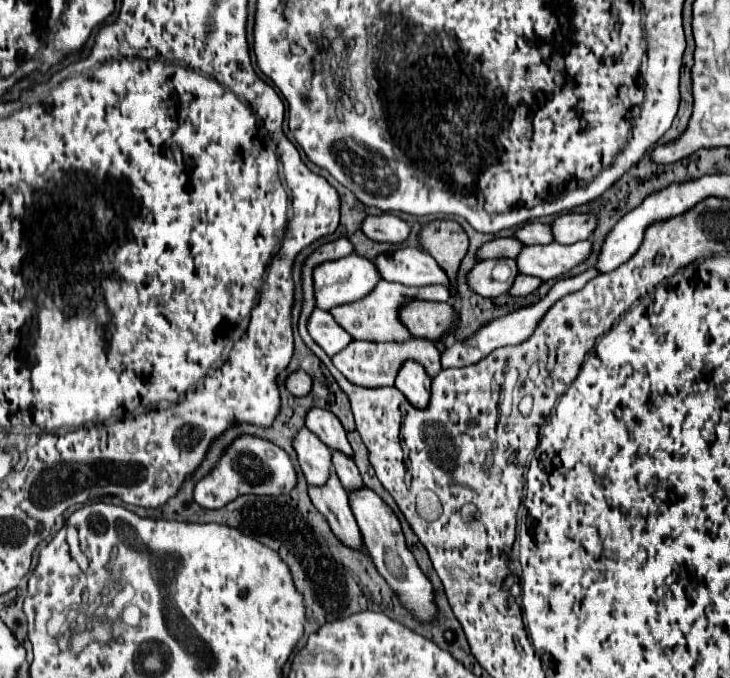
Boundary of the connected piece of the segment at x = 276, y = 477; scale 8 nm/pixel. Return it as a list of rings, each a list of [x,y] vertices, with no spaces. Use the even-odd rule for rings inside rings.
[[[241,434],[227,446],[227,450],[211,468],[211,472],[205,474],[195,484],[193,496],[195,502],[203,508],[223,508],[241,494],[277,496],[277,494],[287,494],[293,486],[295,486],[295,468],[287,452],[259,436]]]

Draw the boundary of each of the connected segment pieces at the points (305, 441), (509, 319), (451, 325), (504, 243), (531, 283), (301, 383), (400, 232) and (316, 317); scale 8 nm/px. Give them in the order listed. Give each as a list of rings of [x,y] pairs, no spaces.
[[[301,428],[295,434],[293,448],[307,484],[325,484],[331,472],[331,450],[307,428]]]
[[[585,270],[577,276],[571,276],[571,278],[563,278],[563,280],[557,280],[555,286],[535,304],[531,306],[525,306],[525,308],[519,308],[515,312],[509,312],[501,318],[495,318],[491,320],[489,324],[481,326],[473,336],[469,336],[467,340],[463,342],[453,342],[451,346],[447,346],[443,352],[441,352],[441,368],[453,368],[453,366],[469,366],[471,362],[479,362],[481,358],[485,358],[487,354],[491,354],[495,348],[501,348],[501,346],[515,346],[517,342],[523,342],[525,338],[529,338],[529,334],[533,334],[539,318],[549,310],[549,306],[553,306],[559,298],[563,298],[565,294],[571,294],[575,290],[581,290],[593,276],[597,276],[597,270]]]
[[[413,300],[403,304],[399,320],[415,338],[437,340],[445,332],[453,332],[457,324],[457,312],[449,302],[427,302]]]
[[[495,238],[491,242],[485,242],[475,258],[477,260],[487,260],[487,258],[515,258],[521,252],[523,244],[517,242],[515,238]]]
[[[519,274],[511,286],[511,290],[507,292],[509,296],[527,296],[531,294],[533,290],[537,290],[541,284],[539,278],[533,278],[533,276],[525,276],[525,274]]]
[[[297,370],[297,372],[291,372],[285,380],[285,388],[293,394],[293,396],[305,396],[309,390],[311,390],[311,378],[303,372],[303,370]]]
[[[379,214],[379,216],[367,216],[361,224],[361,230],[367,238],[375,242],[403,242],[409,236],[409,226],[401,218],[393,214]]]
[[[313,310],[313,314],[309,316],[309,322],[307,322],[307,330],[309,330],[311,338],[325,350],[327,356],[337,354],[351,340],[349,334],[345,334],[345,330],[341,330],[341,326],[337,326],[337,322],[333,322],[333,316],[323,310]]]

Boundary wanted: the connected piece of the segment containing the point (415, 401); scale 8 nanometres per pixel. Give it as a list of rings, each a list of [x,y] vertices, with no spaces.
[[[413,360],[403,362],[403,366],[397,372],[395,386],[407,396],[407,400],[415,408],[427,406],[429,390],[431,390],[431,378],[419,362],[413,362]]]

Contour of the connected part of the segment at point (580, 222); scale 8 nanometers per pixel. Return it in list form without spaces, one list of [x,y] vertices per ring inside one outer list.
[[[561,214],[549,226],[555,242],[575,244],[591,236],[591,232],[597,226],[597,220],[591,214]]]

